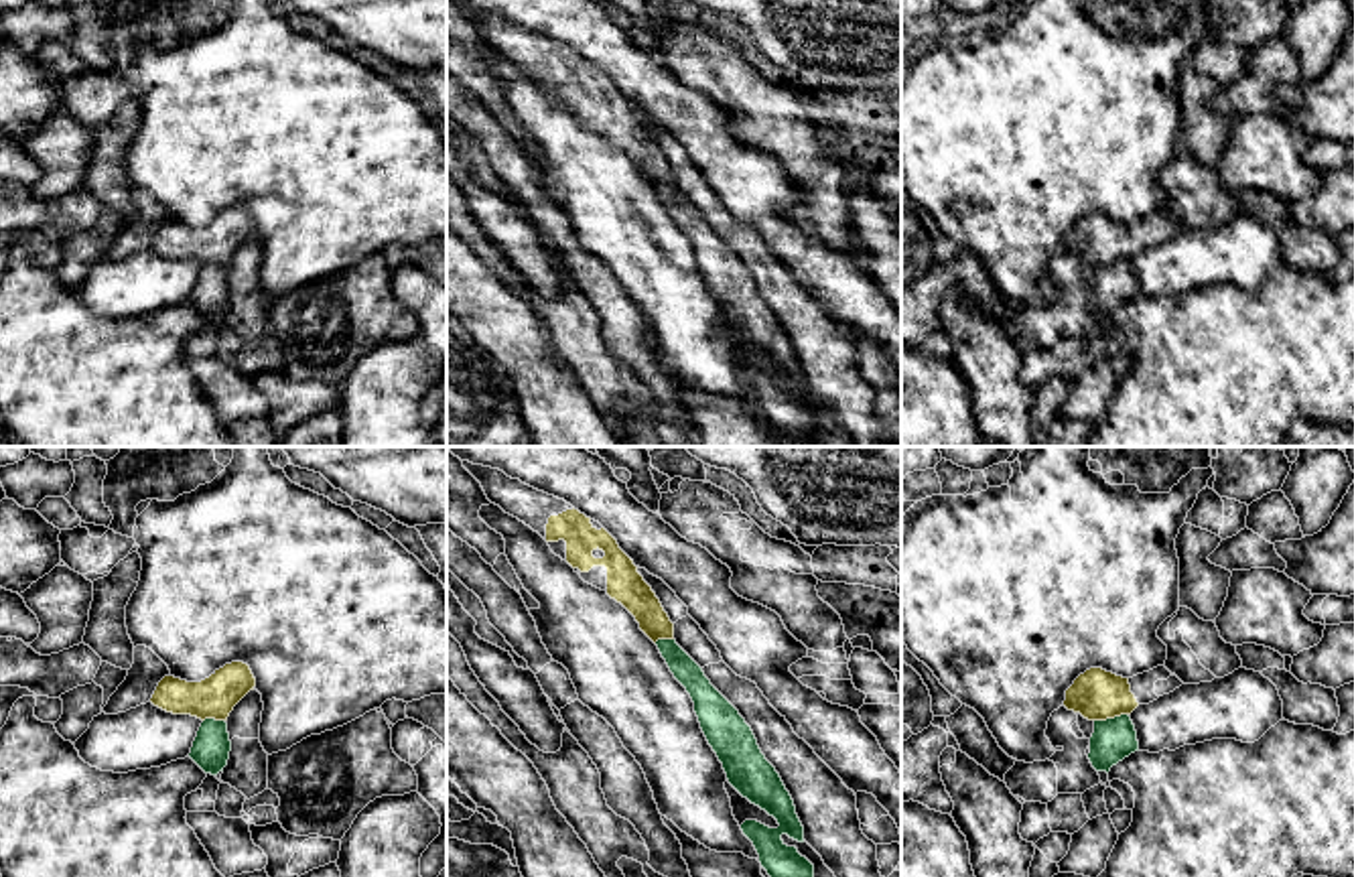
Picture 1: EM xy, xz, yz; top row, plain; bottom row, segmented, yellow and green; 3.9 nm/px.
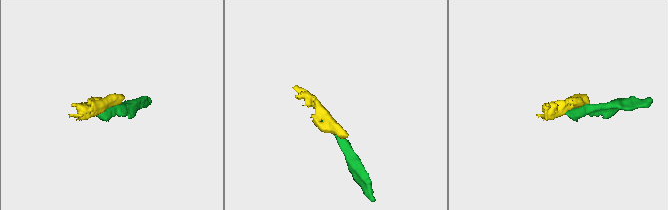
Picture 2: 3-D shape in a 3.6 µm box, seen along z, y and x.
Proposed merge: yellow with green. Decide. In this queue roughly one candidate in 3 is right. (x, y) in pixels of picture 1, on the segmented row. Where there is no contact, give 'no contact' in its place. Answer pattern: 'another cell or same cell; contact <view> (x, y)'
another cell; contact yz (1111, 717)

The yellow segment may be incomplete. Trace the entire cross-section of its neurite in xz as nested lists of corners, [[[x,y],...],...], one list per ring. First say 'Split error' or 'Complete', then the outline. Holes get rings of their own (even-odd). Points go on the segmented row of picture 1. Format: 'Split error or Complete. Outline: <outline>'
Split error. Outline: [[[463,461],[463,467],[481,483],[491,503],[538,532],[585,583],[621,603],[654,644],[674,639],[674,623],[660,599],[599,522],[499,469],[469,461]]]

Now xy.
Complete. Outline: [[[231,662],[201,682],[164,676],[150,702],[173,715],[191,715],[201,721],[227,721],[233,706],[256,686],[248,664]]]

